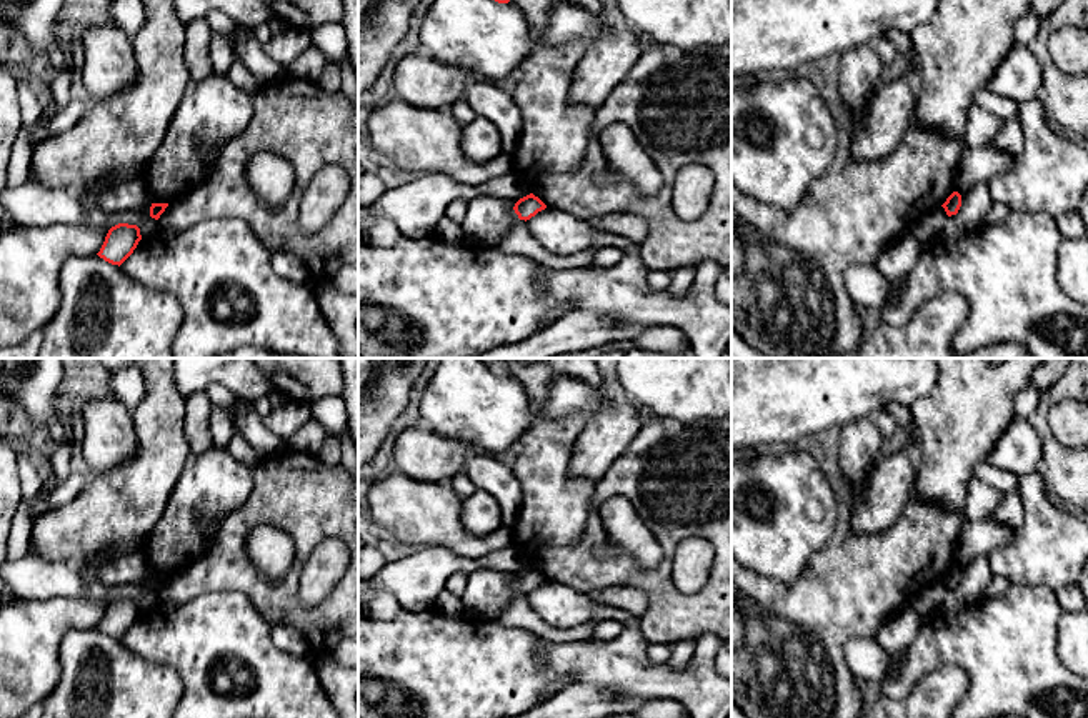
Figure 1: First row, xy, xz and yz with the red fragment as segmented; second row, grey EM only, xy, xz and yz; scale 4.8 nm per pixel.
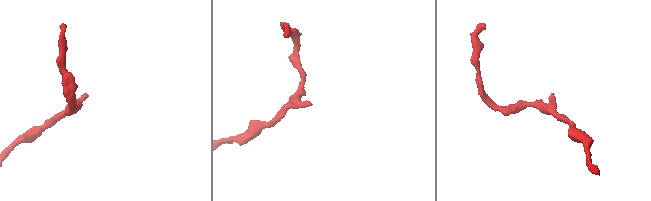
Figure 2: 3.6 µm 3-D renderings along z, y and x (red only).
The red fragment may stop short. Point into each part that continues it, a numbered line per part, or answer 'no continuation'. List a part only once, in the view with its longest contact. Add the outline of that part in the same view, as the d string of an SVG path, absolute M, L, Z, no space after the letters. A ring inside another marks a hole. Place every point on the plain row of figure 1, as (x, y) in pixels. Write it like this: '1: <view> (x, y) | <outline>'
no continuation

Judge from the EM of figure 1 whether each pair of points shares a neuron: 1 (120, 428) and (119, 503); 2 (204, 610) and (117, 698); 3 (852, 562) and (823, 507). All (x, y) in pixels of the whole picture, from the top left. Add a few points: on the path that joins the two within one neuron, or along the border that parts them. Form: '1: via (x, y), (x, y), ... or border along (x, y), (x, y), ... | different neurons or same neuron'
1: border along (134, 427), (137, 450), (122, 463), (92, 473) | different neurons
2: border along (120, 640), (144, 658), (170, 667), (184, 687) | different neurons
3: border along (828, 543), (810, 558), (803, 573) | different neurons

